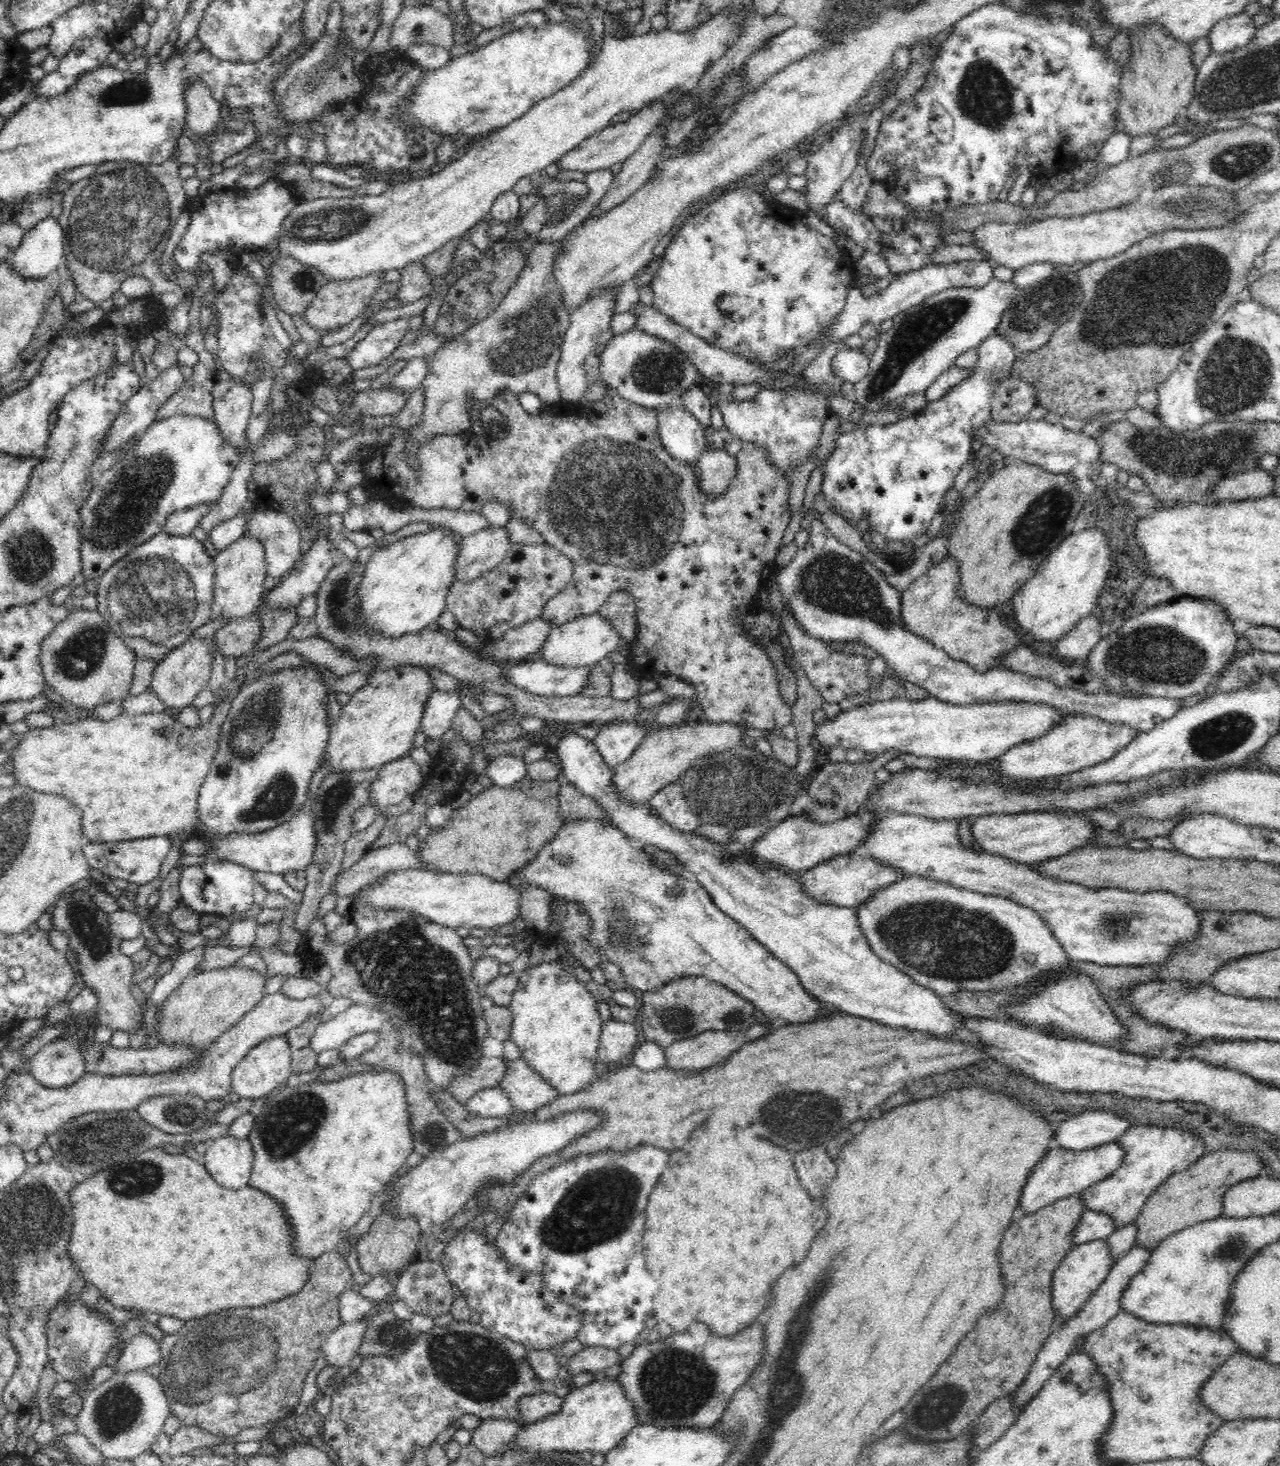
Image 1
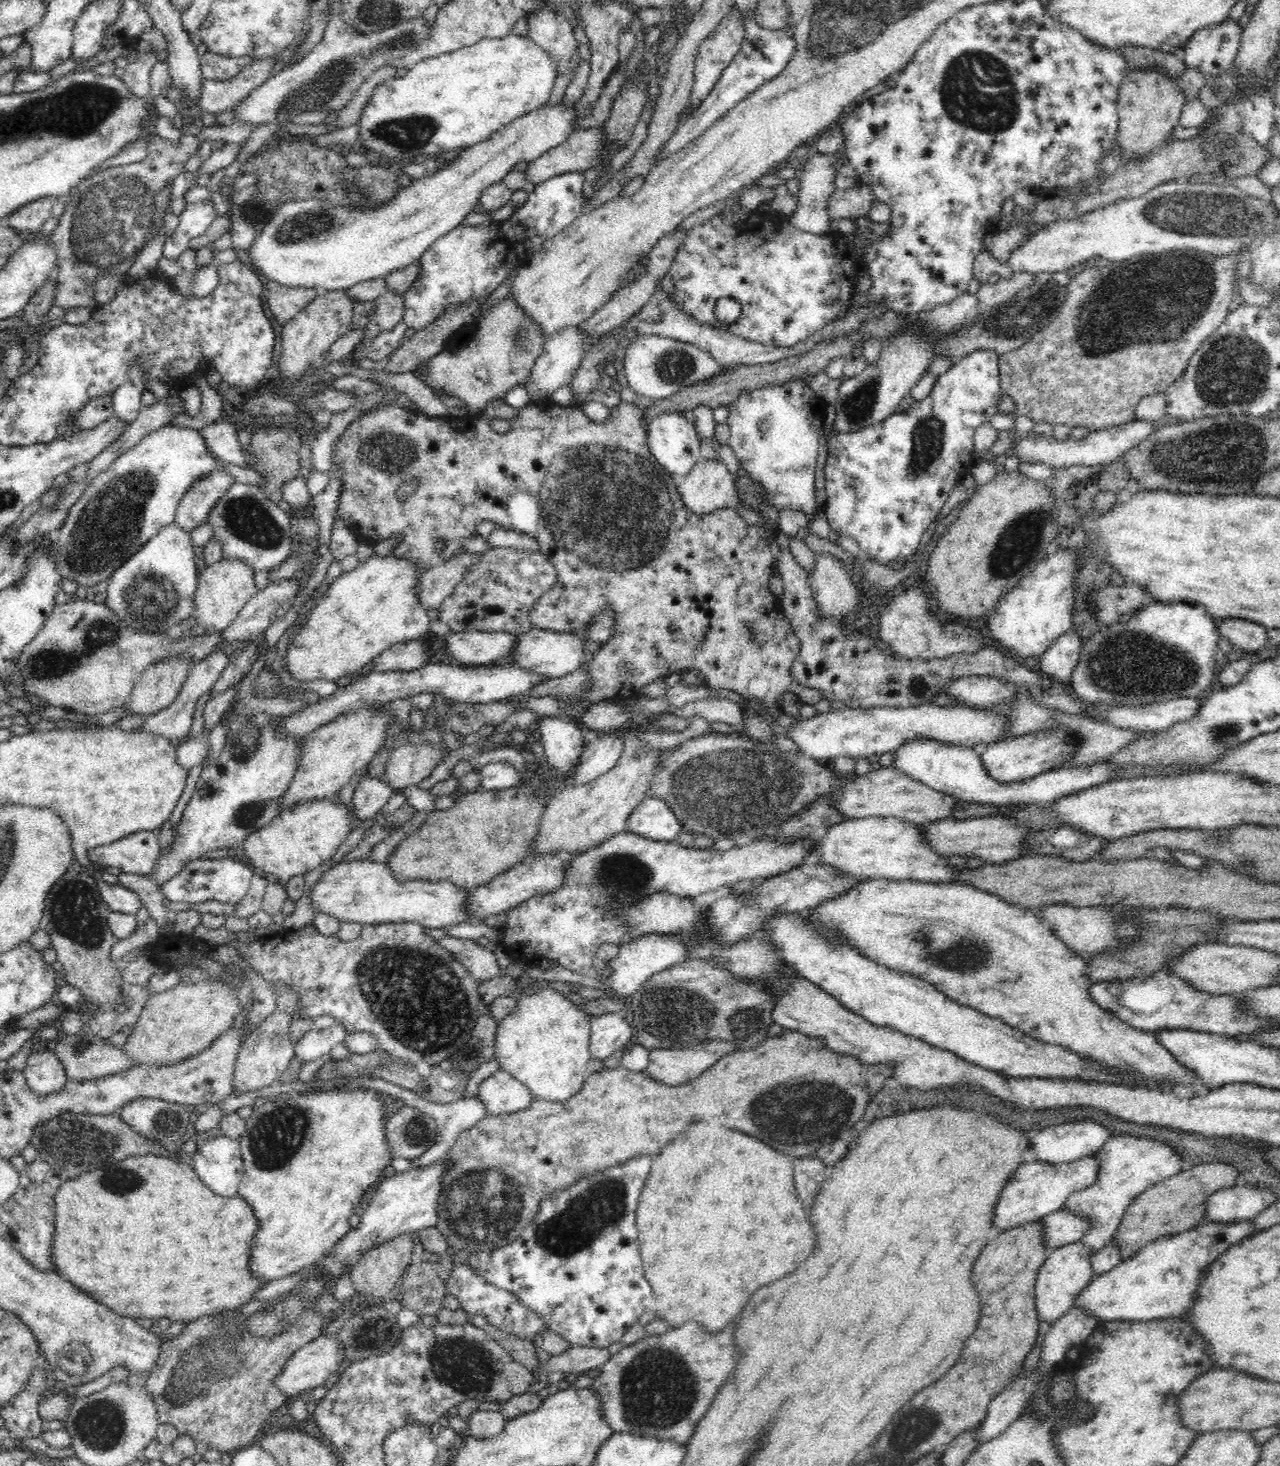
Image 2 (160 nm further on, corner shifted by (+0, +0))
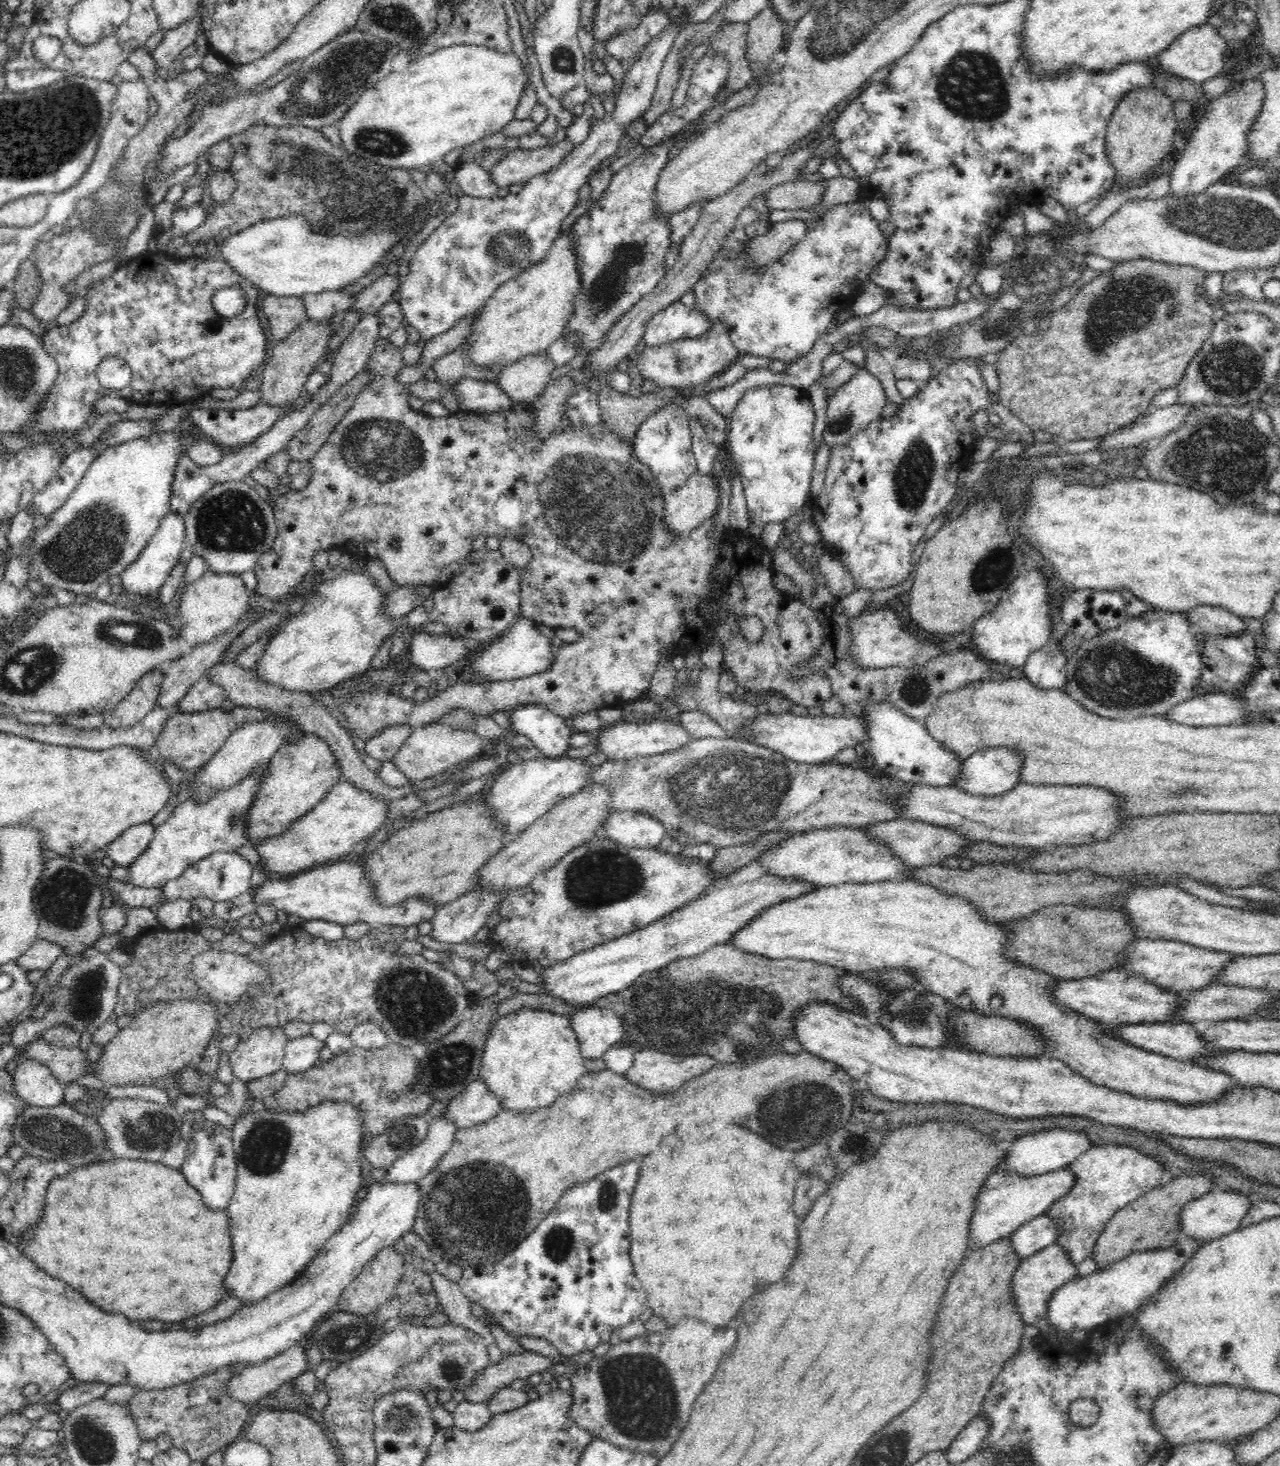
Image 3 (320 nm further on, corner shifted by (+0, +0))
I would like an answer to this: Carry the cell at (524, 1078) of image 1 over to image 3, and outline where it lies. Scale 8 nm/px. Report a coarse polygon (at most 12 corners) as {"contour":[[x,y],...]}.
{"contour":[[474,1080],[443,1111],[458,1129],[494,1118],[503,1108]]}

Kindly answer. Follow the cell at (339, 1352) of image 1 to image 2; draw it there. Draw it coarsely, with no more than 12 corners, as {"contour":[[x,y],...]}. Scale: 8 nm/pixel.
{"contour":[[337,1334],[292,1354],[274,1384],[288,1396],[325,1385],[345,1361]]}

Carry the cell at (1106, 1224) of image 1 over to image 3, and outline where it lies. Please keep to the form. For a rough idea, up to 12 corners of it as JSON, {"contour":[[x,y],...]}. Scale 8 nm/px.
{"contour":[[1038,1216],[1009,1237],[1023,1259],[1056,1244],[1064,1229]]}

